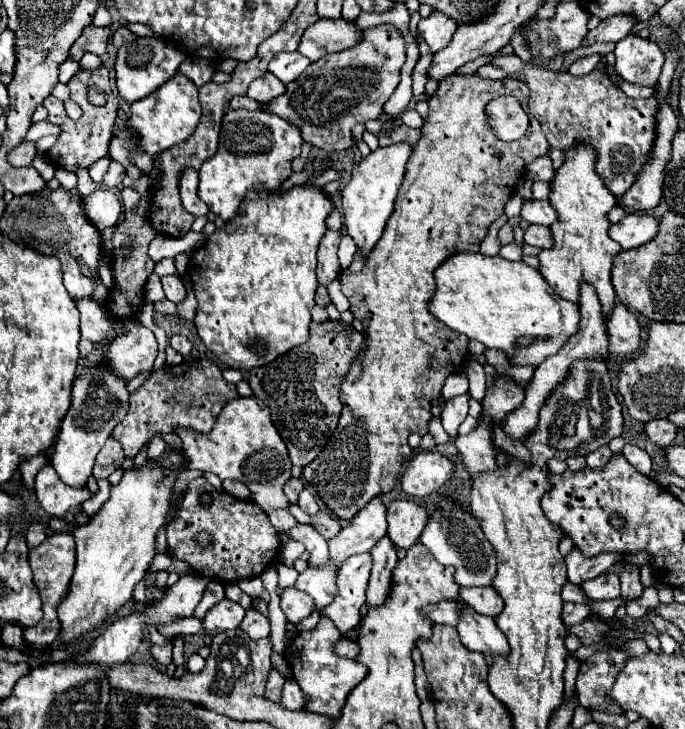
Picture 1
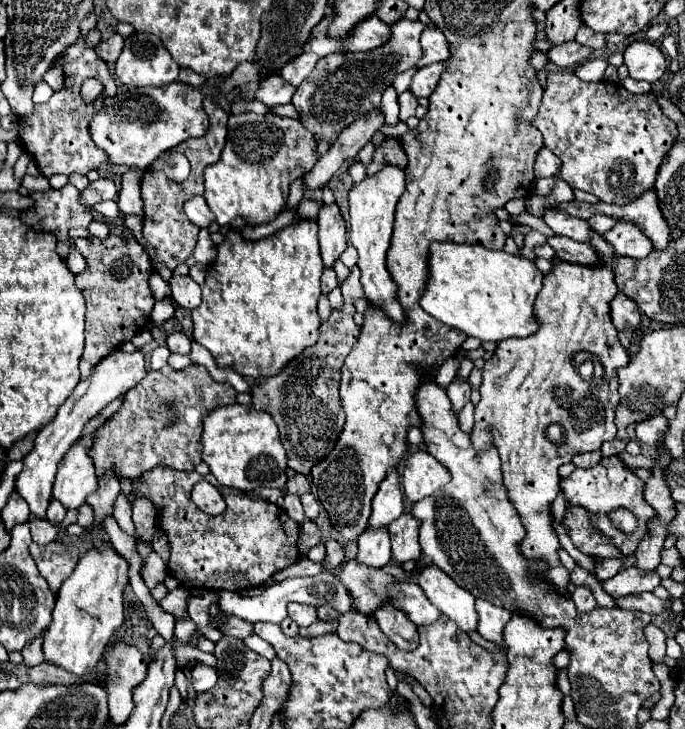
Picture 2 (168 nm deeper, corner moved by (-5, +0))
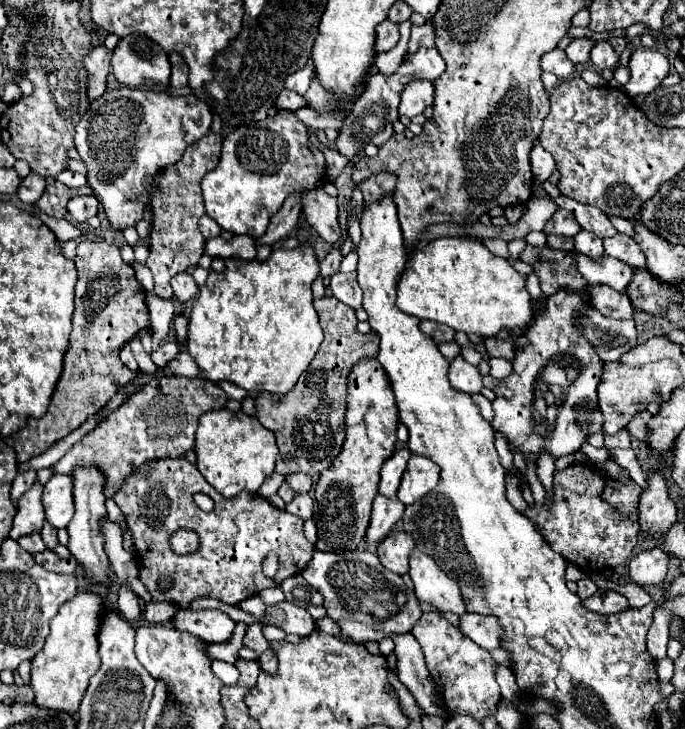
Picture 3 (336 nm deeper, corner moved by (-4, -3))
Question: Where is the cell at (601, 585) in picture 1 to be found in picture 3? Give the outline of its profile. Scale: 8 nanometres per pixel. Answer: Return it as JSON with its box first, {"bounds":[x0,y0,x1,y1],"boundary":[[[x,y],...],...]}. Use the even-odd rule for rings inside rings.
{"bounds":[629,548,669,586],"boundary":[[[649,548],[633,556],[629,562],[629,576],[639,586],[661,586],[667,574],[669,554],[663,548]]]}

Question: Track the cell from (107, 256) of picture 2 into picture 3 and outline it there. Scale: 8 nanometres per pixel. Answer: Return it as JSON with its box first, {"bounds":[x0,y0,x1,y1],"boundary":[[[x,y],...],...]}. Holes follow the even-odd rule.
{"bounds":[5,240,149,464],"boundary":[[[91,240],[79,242],[75,264],[79,280],[75,286],[73,330],[63,358],[63,370],[55,384],[55,394],[43,418],[29,418],[23,430],[5,438],[5,444],[17,452],[19,464],[43,454],[55,442],[79,428],[89,416],[99,412],[125,382],[131,382],[137,376],[119,360],[121,346],[141,328],[149,326],[145,290],[137,282],[135,270],[123,262],[117,246]]]}

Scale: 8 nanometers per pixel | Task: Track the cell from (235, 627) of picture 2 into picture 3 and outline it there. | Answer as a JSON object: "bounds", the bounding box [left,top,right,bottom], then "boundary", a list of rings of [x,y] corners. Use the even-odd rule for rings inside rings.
{"bounds":[171,610,235,642],"boundary":[[[177,610],[171,618],[177,630],[195,634],[205,642],[227,642],[235,622],[221,610]]]}

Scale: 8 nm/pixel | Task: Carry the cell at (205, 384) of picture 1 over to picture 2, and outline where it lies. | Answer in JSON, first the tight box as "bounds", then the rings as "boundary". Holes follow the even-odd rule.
{"bounds":[90,365,236,479],"boundary":[[[164,365],[148,375],[126,393],[124,405],[112,419],[100,427],[90,449],[90,457],[96,463],[96,473],[102,475],[114,467],[120,477],[136,479],[154,467],[172,467],[178,471],[192,471],[202,461],[198,447],[202,433],[202,419],[190,425],[186,419],[188,409],[198,409],[200,417],[206,417],[214,407],[236,403],[236,391],[228,383],[218,383],[202,365],[188,365],[186,369],[172,369]]]}

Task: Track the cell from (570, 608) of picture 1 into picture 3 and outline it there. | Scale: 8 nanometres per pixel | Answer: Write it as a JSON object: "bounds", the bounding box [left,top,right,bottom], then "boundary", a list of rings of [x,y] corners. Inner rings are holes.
{"bounds":[577,578,597,600],"boundary":[[[581,578],[581,580],[577,582],[577,586],[579,586],[577,596],[579,596],[581,600],[585,600],[585,598],[589,598],[589,596],[593,596],[593,594],[597,592],[597,584],[595,584],[591,578]]]}

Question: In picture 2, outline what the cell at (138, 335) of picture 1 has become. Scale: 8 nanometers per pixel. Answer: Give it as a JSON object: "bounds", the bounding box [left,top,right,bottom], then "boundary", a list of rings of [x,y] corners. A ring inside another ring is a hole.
{"bounds":[16,349,146,517],"boundary":[[[122,349],[112,351],[112,355],[106,355],[102,359],[102,363],[98,363],[98,367],[92,369],[90,377],[86,377],[78,383],[74,393],[58,409],[56,419],[52,423],[48,423],[38,433],[38,437],[34,441],[34,449],[22,459],[24,469],[16,477],[16,491],[30,505],[32,515],[36,515],[36,517],[46,515],[46,507],[48,507],[48,501],[52,497],[52,483],[54,483],[56,467],[58,467],[60,459],[64,457],[64,453],[70,449],[70,445],[78,439],[84,425],[92,417],[96,417],[110,401],[126,395],[132,387],[136,387],[136,383],[140,383],[144,379],[144,375],[146,375],[146,361],[144,361],[142,351],[138,351],[138,349],[134,353],[126,353]]]}

